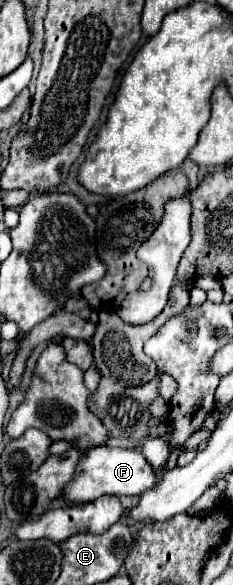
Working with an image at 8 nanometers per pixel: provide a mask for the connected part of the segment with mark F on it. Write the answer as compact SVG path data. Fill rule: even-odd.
M95 446L87 452L87 456L79 462L75 480L71 480L65 488L65 498L81 504L81 502L91 502L99 496L113 494L113 496L139 496L143 492L149 492L159 484L159 476L155 470L147 464L143 454L139 450L127 450L127 448L105 448L105 446Z

